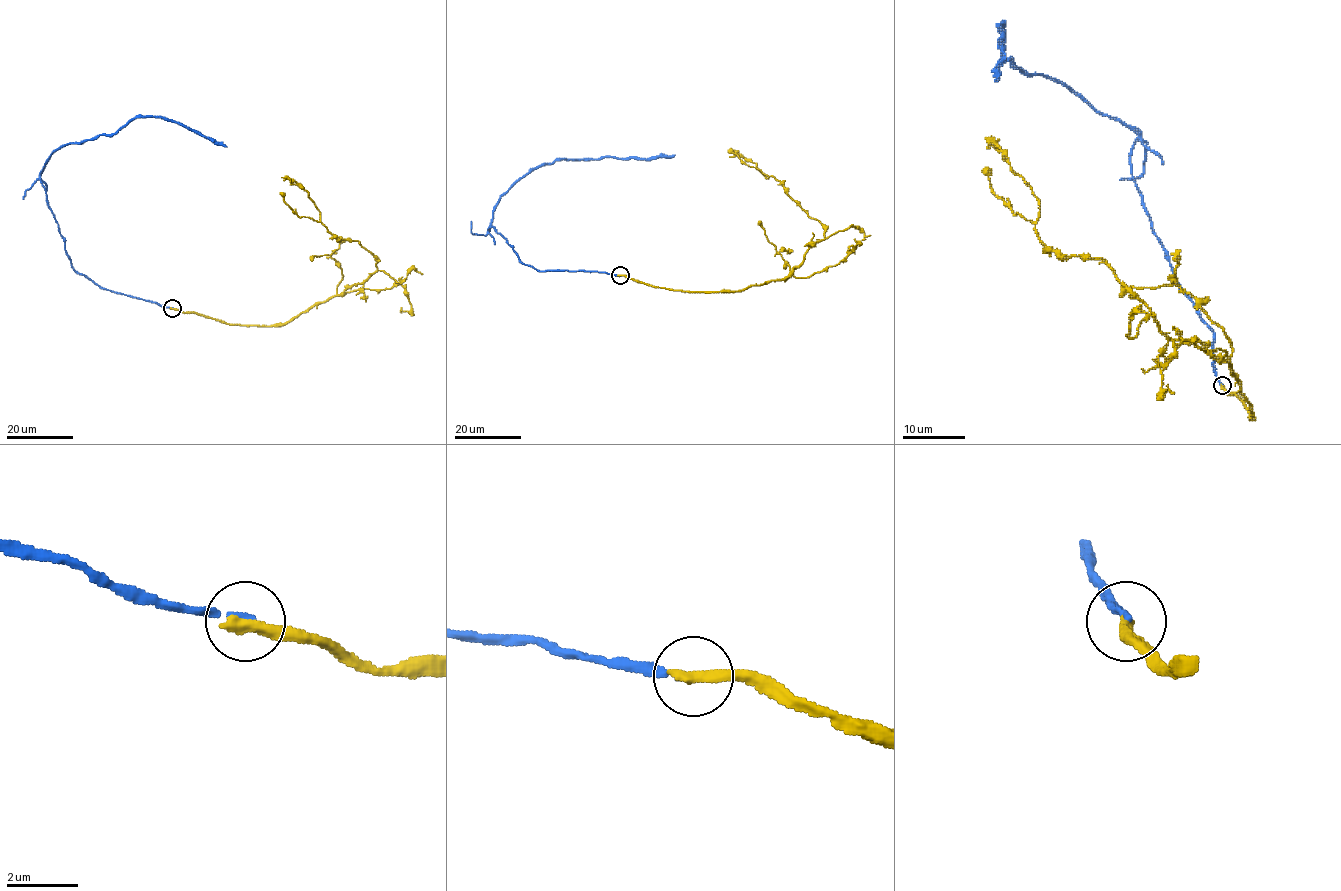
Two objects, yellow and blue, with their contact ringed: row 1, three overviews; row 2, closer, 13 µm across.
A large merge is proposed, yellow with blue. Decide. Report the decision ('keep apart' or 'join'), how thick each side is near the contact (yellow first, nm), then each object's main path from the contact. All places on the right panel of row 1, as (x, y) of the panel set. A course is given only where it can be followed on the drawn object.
keep apart; 400 nm thick on the yellow side, 150 nm on the other; yellow runs (1222, 386), (1252, 419), (1227, 362), (1171, 340), (1102, 259), (1060, 256), (1040, 239), (1040, 203), (997, 139); blue runs (1222, 384), (1213, 333), (1176, 278), (1132, 175), (1138, 136), (1005, 59), (1001, 25), (994, 81)

